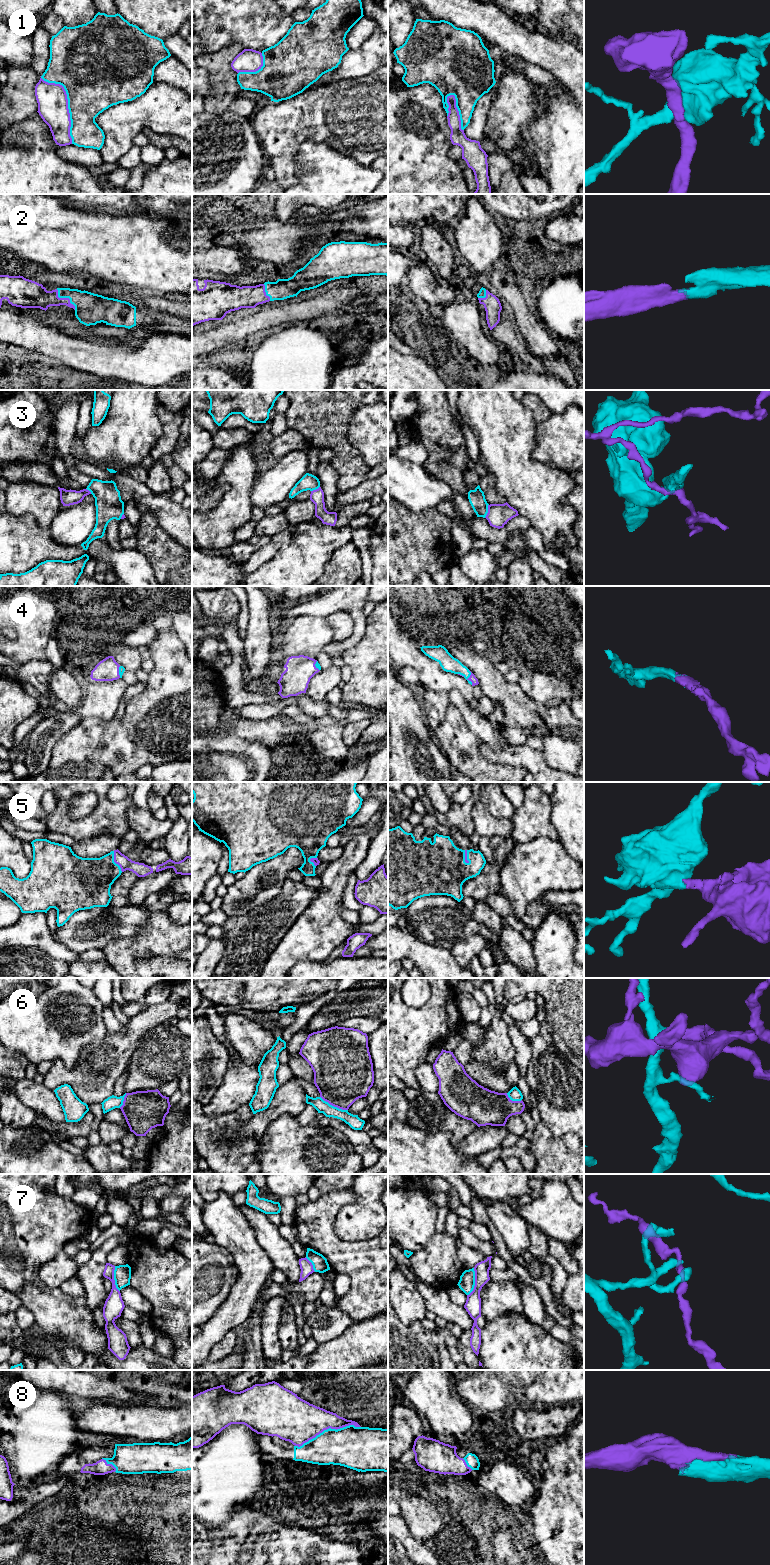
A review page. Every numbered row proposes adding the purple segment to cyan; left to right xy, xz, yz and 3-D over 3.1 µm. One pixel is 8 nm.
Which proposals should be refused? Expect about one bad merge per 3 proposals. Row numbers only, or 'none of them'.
1, 3, 6, 7

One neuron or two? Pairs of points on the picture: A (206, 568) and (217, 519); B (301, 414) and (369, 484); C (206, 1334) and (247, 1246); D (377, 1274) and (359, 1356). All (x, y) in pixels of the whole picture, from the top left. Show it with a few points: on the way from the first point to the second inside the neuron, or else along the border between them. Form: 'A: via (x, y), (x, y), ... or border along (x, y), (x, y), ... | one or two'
A: border along (202, 549), (207, 552) | two
B: border along (367, 478), (356, 486), (344, 491) | two
C: via (228, 1313), (242, 1299), (248, 1287), (248, 1268) | one
D: border along (377, 1313), (354, 1322) | two

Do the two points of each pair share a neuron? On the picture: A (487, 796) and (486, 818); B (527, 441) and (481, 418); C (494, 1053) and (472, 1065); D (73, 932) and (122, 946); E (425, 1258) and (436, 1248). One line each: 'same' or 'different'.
A: different
B: same
C: different
D: different
E: same

